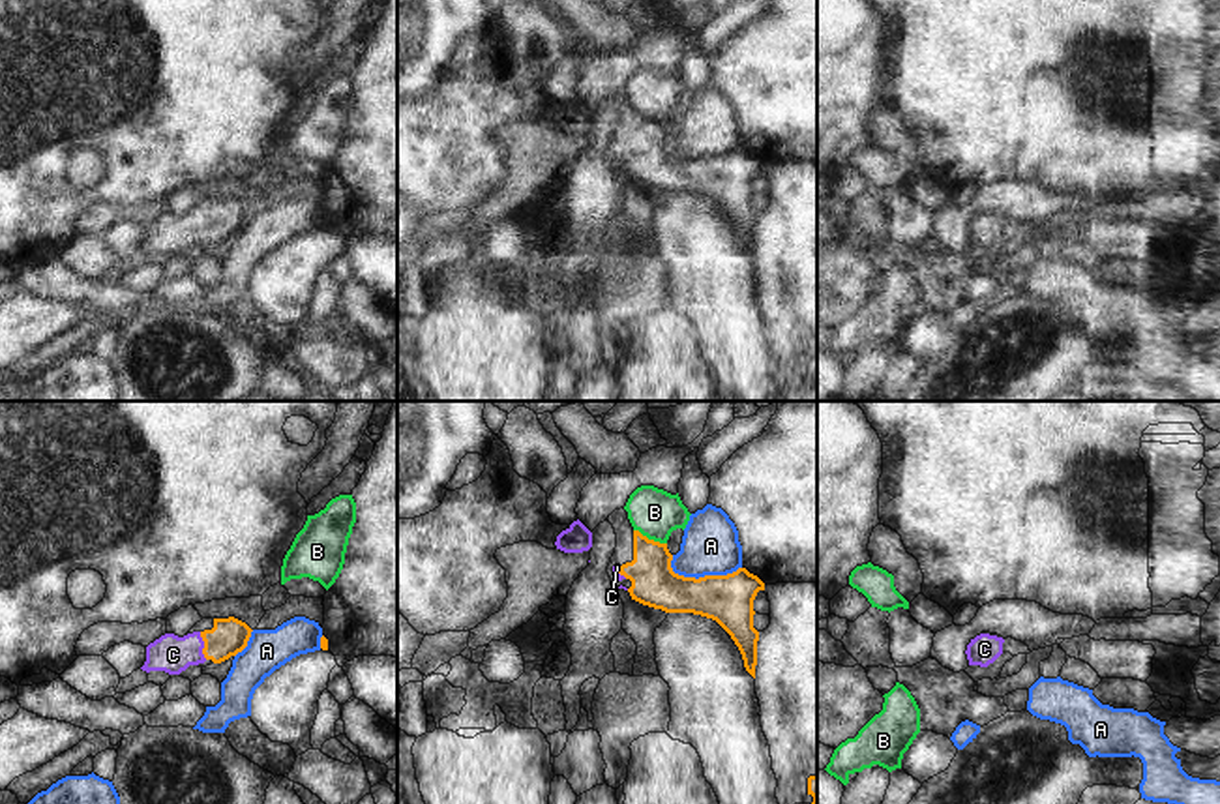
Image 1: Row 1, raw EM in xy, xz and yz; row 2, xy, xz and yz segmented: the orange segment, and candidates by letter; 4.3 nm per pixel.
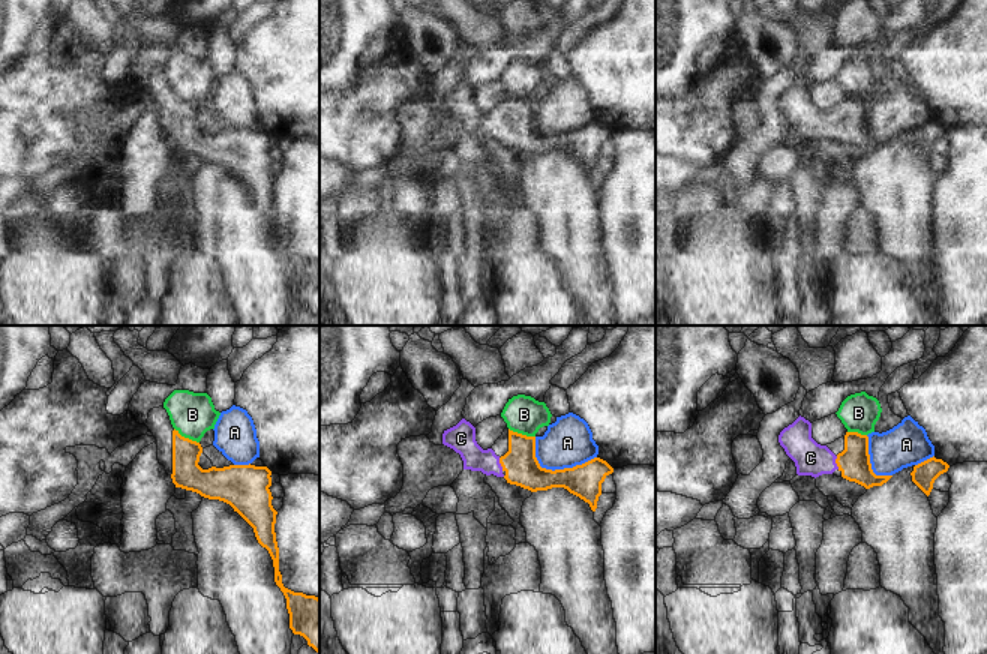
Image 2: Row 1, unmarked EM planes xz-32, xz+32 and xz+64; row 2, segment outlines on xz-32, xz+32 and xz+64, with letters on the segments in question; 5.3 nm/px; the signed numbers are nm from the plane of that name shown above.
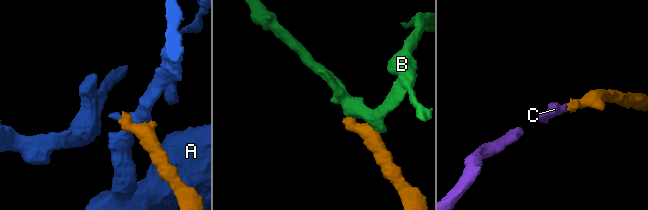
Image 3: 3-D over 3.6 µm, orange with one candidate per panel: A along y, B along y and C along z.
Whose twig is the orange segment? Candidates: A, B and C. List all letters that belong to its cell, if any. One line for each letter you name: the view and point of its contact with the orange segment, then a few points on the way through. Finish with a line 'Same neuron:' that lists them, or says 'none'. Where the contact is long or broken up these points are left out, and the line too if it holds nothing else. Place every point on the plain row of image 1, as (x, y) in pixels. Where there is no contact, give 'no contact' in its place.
C: xy (205, 225) | across xy (229, 216), (218, 225), (205, 225), (173, 235)
Same neuron: C

